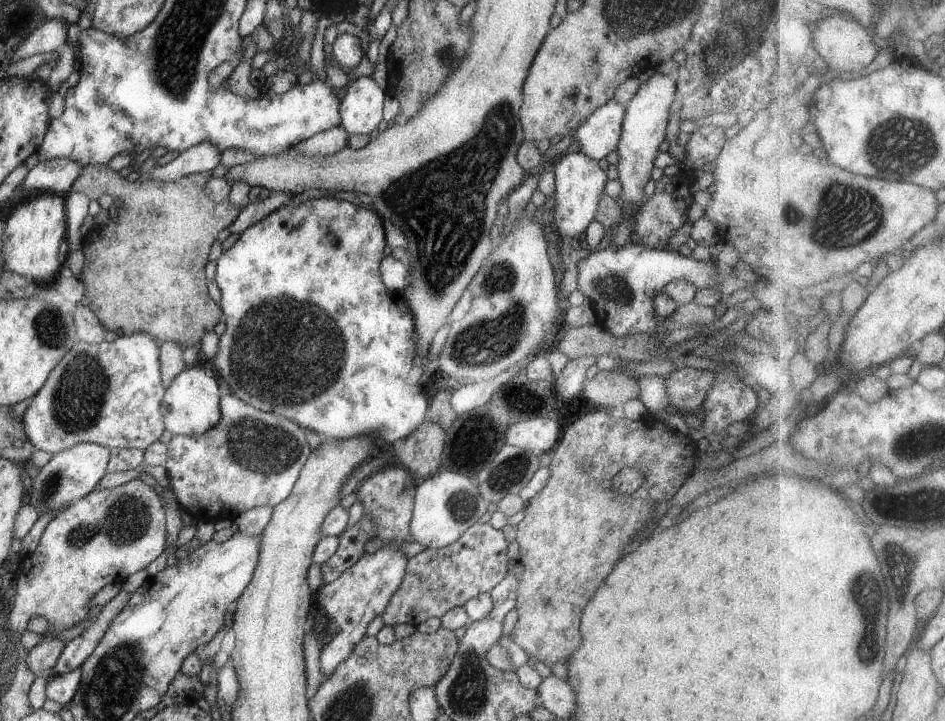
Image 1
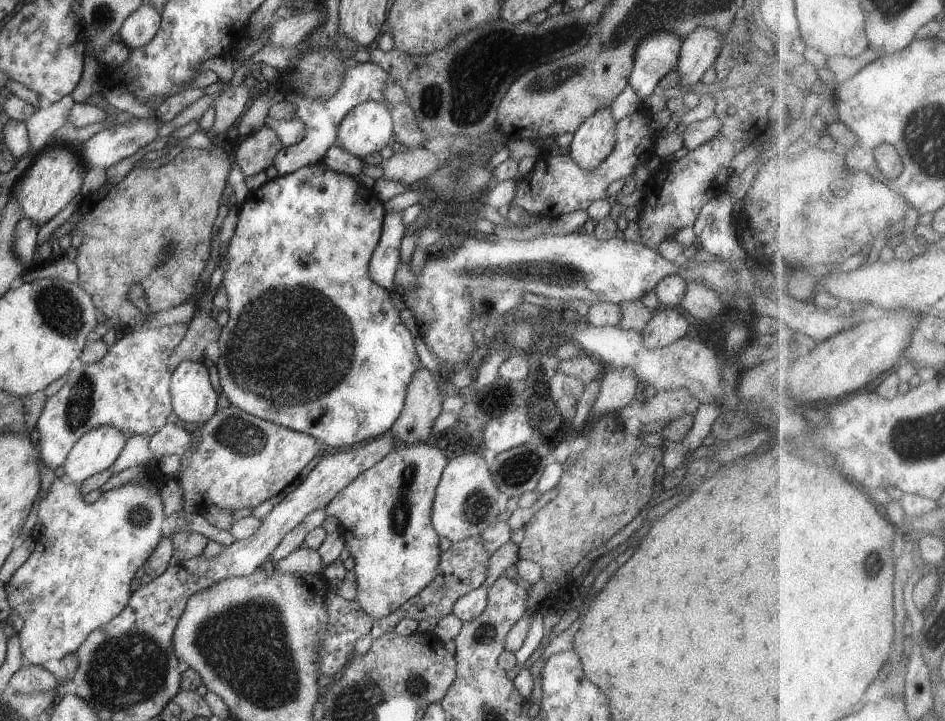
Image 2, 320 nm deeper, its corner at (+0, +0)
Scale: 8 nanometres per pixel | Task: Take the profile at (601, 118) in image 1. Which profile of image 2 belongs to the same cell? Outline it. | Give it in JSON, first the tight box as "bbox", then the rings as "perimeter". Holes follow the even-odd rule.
{"bbox":[629,31,682,100],"perimeter":[[[656,31],[637,44],[629,85],[640,100],[654,94],[660,79],[677,68],[682,43],[676,33]]]}

